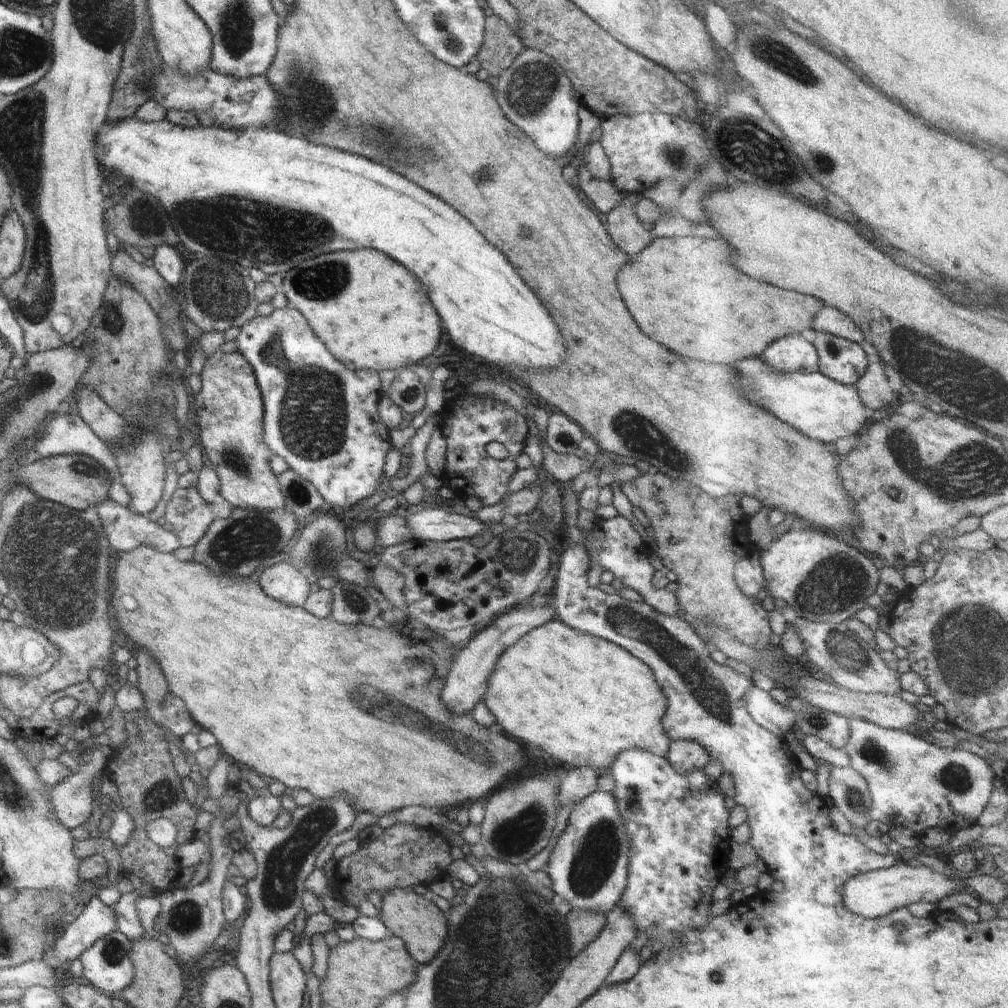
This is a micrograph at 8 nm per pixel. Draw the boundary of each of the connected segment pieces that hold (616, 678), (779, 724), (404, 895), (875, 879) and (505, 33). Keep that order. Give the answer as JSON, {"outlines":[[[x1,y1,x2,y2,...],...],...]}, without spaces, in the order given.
{"outlines":[[[559,618,533,628,504,650,486,682,490,686,481,701,490,708,497,724,510,736,544,748,557,764,567,762,575,767,590,766,602,773,607,772,617,756,628,748,642,748,662,757,668,752,671,742,662,728,666,696,662,696,650,668,625,648,586,632,578,632]],[[754,686,742,700,754,722,772,736,785,740,785,734,796,729,796,714,790,707,773,699,768,692]],[[394,887,382,894,382,906,380,909,381,921,389,928,390,934,397,936,405,942,410,956,422,966,428,964,438,950,442,948,446,934,448,934,448,919,446,912,442,911,430,898,407,890]],[[896,864,893,867,876,869,864,874,854,876,842,886,842,902,844,906,854,912,864,916,864,918,882,918,900,910,908,908,917,902,929,902,937,904,945,896,958,891,960,879,967,877,958,876,948,878,946,874,940,874,927,866,912,866,906,864]],[[496,15,485,19,485,39,476,59,496,79,524,52,525,46,508,24]]]}

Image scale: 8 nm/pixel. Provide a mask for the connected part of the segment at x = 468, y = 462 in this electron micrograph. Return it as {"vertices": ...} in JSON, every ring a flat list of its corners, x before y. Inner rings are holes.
{"vertices":[[466,396,460,402,447,402,445,404,446,416,442,418,441,429,446,438,447,452,444,456,445,465,439,477,444,480,446,488,452,490,456,496,467,497,476,496,483,506,492,506,502,501,508,492,508,484,515,473,514,459,523,452,526,436,528,436,528,426,526,418,518,414,514,408,508,406,506,402,494,400,494,398,482,398,482,396],[489,442,500,442,508,450,508,458,497,461,486,453,486,444]]}

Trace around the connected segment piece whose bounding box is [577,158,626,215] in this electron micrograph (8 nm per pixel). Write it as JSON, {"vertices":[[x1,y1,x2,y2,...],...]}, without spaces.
{"vertices":[[582,158,582,164,578,164,578,172,580,190,602,212,602,215,614,210,626,198,626,194,618,192,610,180,594,178,586,168,586,159]]}

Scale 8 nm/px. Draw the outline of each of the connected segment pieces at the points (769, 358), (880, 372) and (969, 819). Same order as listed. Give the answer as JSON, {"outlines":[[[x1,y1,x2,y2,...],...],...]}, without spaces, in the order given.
{"outlines":[[[802,334,775,340,764,350,762,360,772,372,782,374,811,373,819,370,816,348]],[[880,362,869,364,866,372,858,378,858,382,855,384,860,402,870,412,884,408,894,398,894,390,888,384,884,367]],[[847,718,850,738,844,746,850,767,867,782,870,796,870,818,904,826,922,836,928,828,953,833,972,826,986,808,994,788,995,774,981,756,962,750,936,746,902,729,874,726,865,720]]]}

